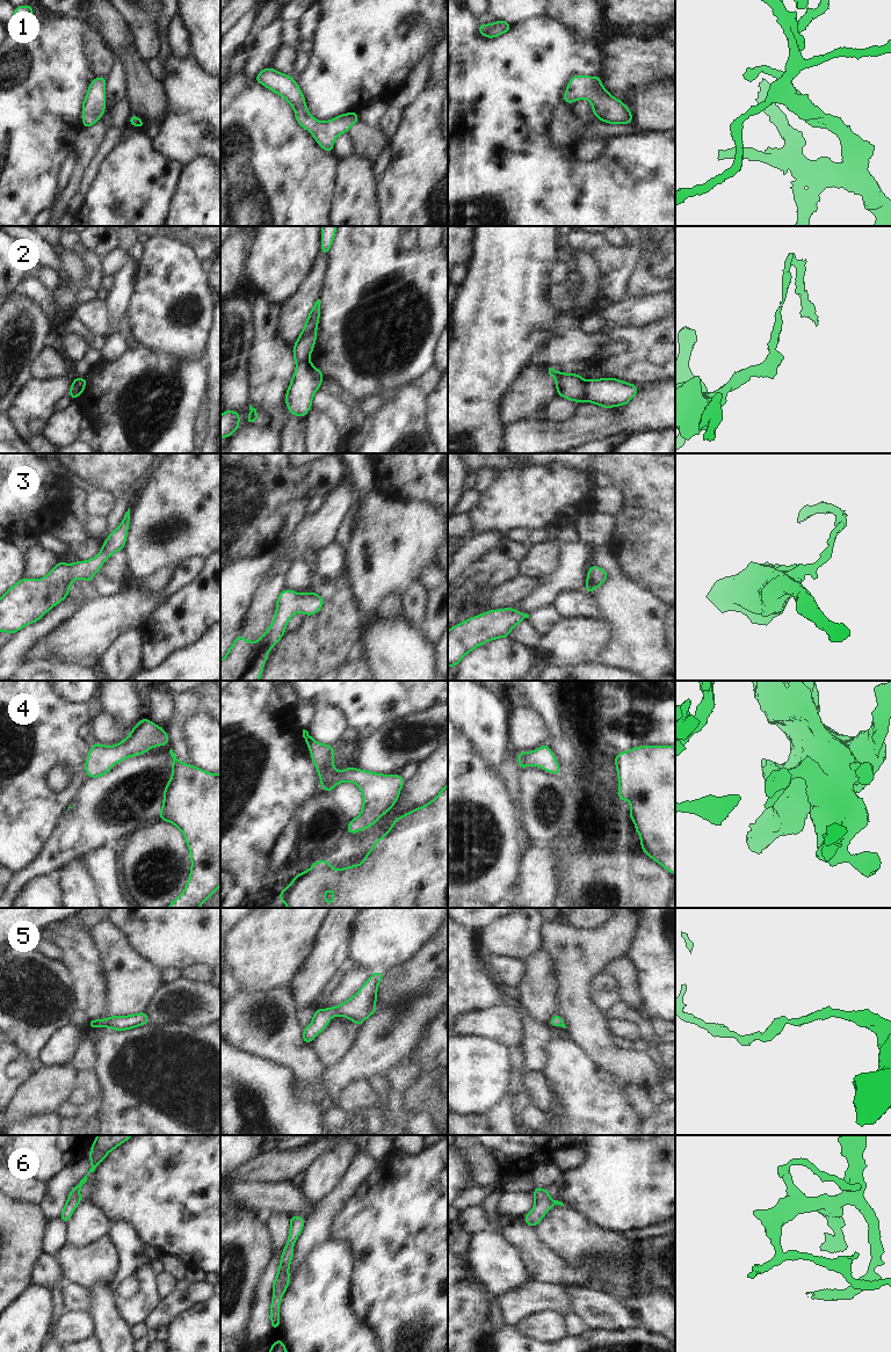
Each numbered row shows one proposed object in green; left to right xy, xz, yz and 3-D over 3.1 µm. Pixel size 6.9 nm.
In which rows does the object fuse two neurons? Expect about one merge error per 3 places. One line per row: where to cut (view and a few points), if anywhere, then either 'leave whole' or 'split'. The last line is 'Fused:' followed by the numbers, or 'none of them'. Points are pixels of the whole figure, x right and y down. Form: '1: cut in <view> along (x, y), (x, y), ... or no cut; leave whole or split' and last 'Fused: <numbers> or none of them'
1: no cut; leave whole
2: cut in yz along (584, 383), (585, 399); split
3: no cut; leave whole
4: no cut; leave whole
5: no cut; leave whole
6: no cut; leave whole
Fused: 2

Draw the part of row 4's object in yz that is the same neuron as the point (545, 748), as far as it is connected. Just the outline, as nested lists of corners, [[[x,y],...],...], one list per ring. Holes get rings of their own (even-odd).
[[[548,743],[534,751],[515,754],[517,756],[520,770],[524,769],[527,765],[538,765],[541,769],[548,772],[562,775],[560,768]]]

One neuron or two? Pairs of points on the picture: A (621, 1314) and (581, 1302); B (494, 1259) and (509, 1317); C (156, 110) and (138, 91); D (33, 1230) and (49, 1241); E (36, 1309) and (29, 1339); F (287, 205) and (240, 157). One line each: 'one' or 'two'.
A: one
B: two
C: one
D: two
E: one
F: one

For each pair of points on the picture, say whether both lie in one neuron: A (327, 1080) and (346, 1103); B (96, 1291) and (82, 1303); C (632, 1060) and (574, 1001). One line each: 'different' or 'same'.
A: different
B: different
C: same

